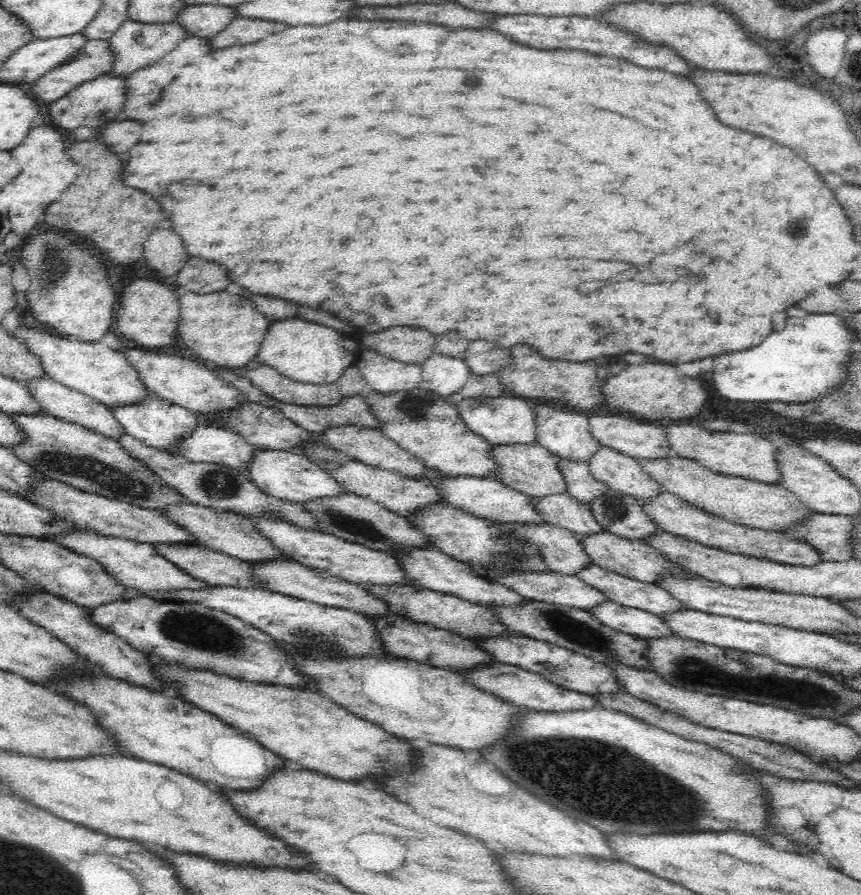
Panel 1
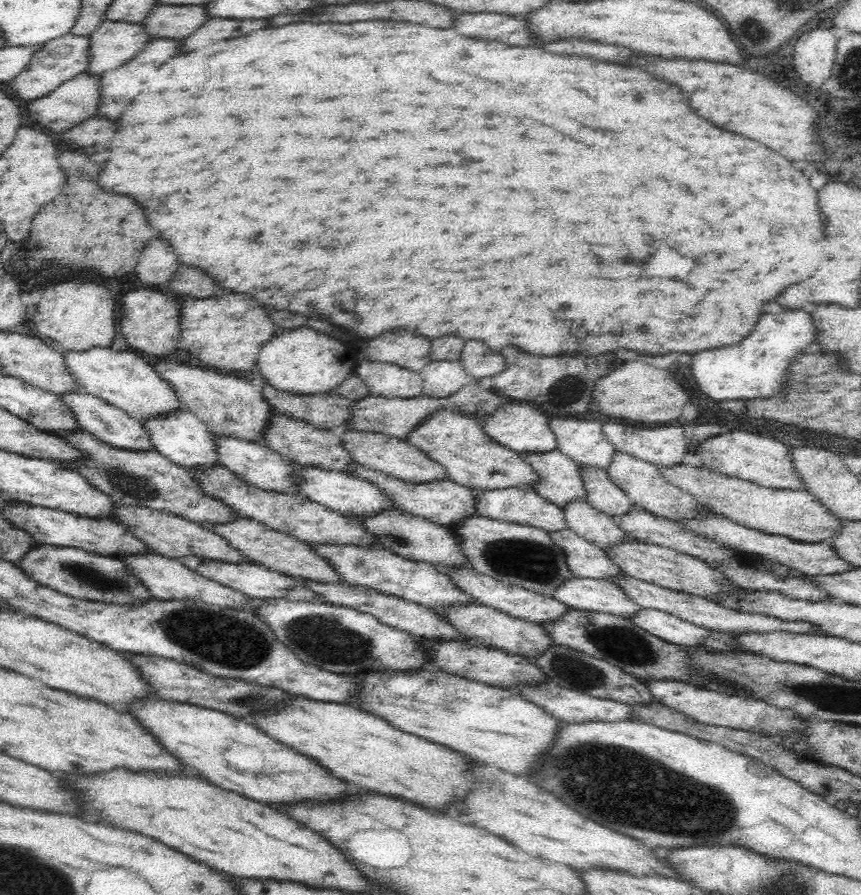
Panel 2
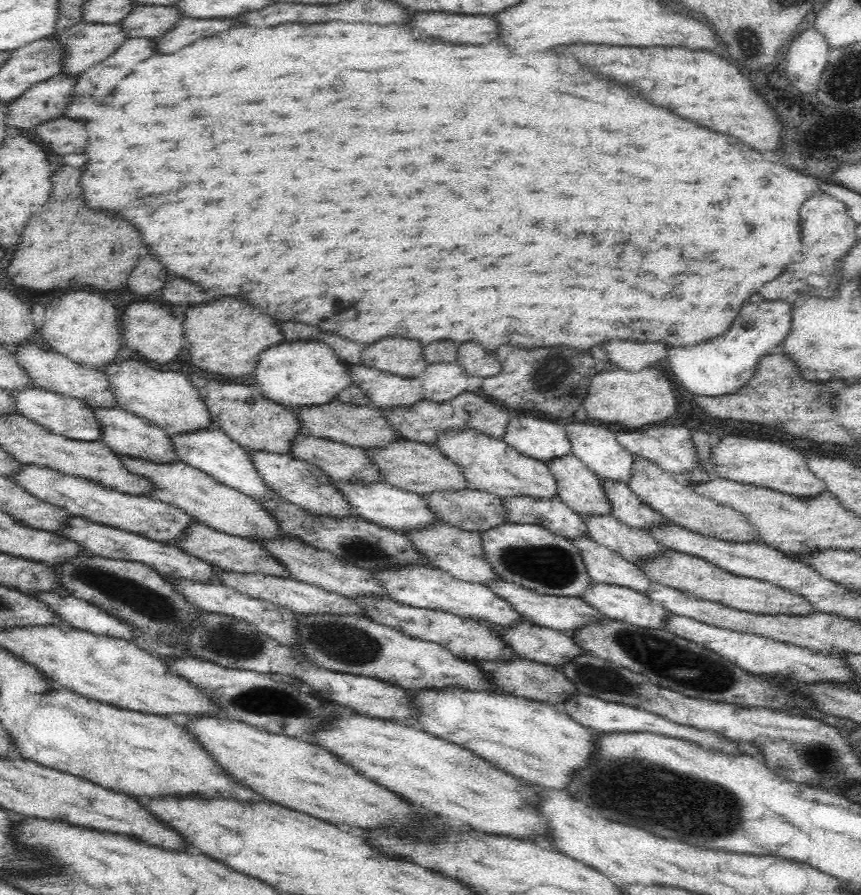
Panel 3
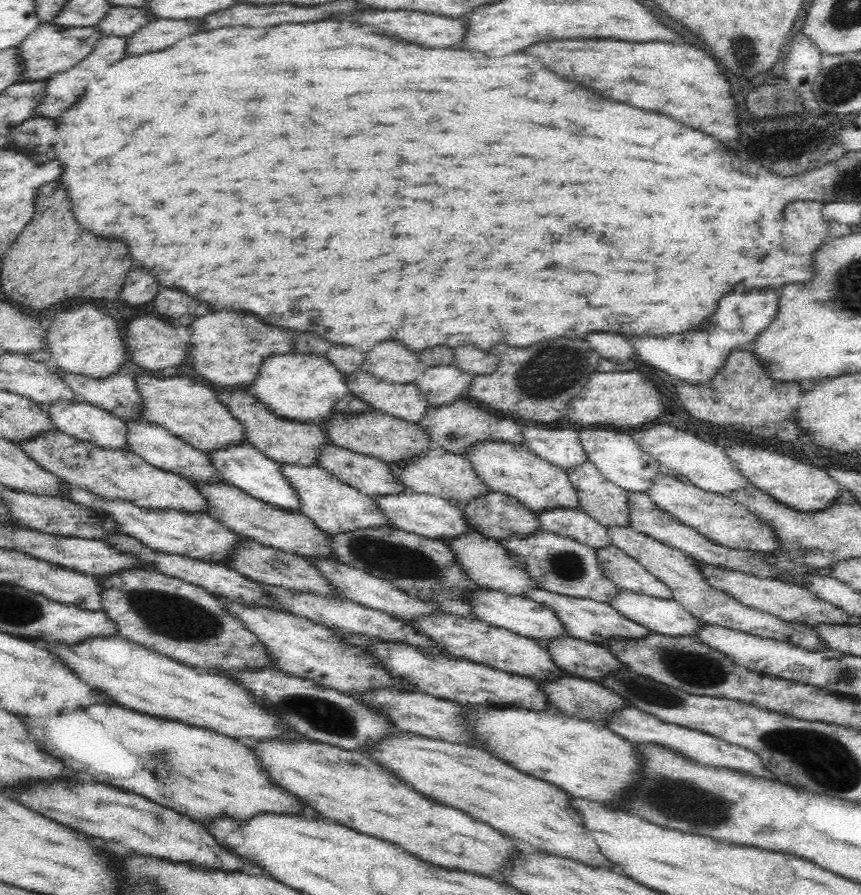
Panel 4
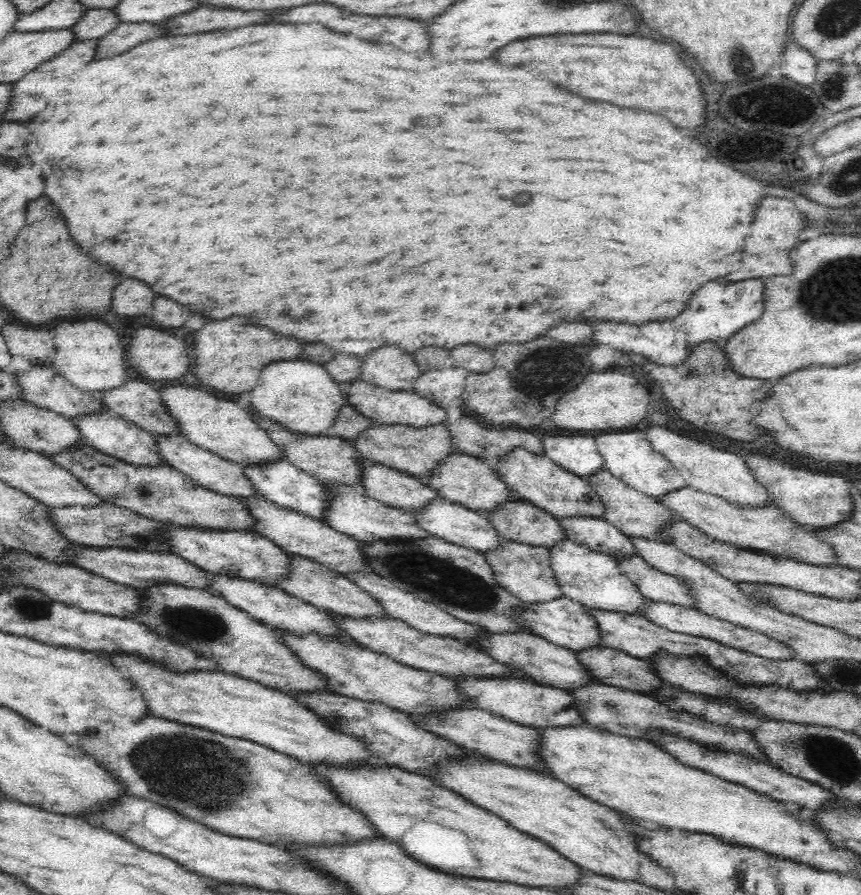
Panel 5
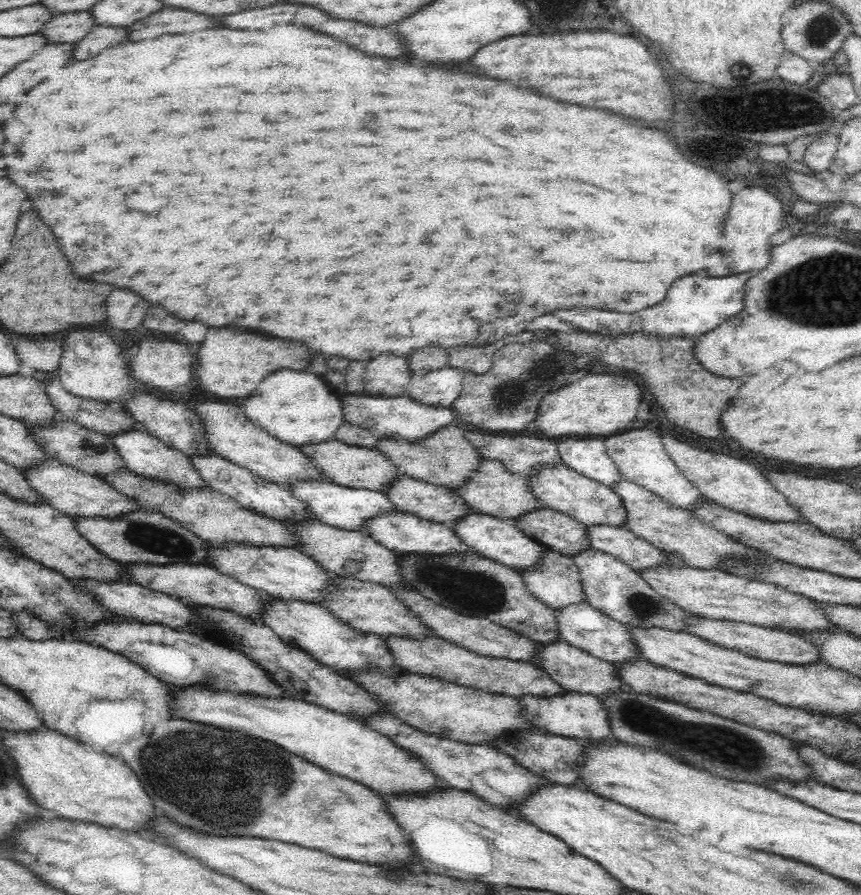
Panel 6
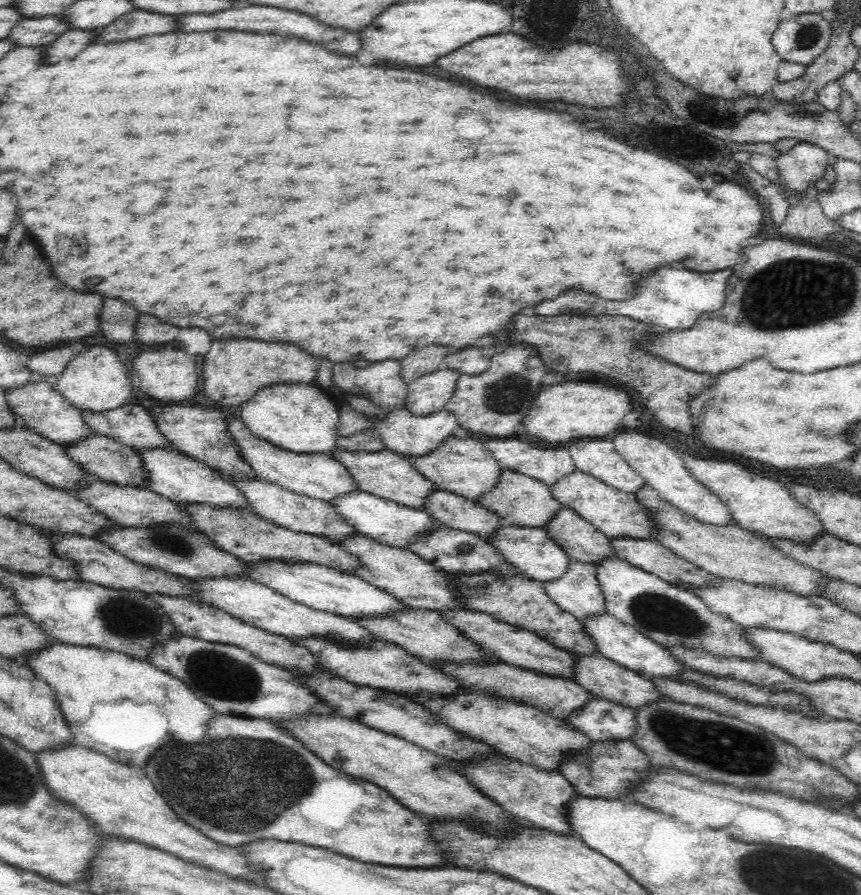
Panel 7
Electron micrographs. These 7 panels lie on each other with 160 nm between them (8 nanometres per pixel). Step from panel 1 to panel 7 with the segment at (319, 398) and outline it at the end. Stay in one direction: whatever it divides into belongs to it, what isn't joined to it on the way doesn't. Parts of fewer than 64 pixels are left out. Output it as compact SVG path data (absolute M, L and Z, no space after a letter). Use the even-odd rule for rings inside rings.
M451 435L442 440L442 443L439 443L432 452L428 452L424 456L410 454L402 454L402 456L410 462L410 465L414 465L414 469L426 480L434 483L435 488L448 490L473 501L478 496L486 494L496 484L501 468L492 453L472 436L457 438Z

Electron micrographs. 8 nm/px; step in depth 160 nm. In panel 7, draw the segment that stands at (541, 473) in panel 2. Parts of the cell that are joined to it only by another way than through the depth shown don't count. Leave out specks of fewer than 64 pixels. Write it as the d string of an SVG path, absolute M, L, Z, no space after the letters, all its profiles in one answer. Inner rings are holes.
M650 485L641 486L634 495L636 501L646 509L646 513L652 519L651 540L660 543L676 556L682 557L715 578L780 587L806 597L816 595L823 584L824 574L783 555L774 545L770 545L764 536L756 537L738 524L724 526L704 524L666 502Z

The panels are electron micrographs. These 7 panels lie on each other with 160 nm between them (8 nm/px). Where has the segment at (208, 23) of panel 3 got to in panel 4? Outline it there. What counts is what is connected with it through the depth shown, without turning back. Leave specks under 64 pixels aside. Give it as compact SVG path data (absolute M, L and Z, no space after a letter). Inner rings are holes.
M156 19L127 37L127 56L166 50L184 36L200 32L200 26L202 26L200 20L186 22L186 20Z

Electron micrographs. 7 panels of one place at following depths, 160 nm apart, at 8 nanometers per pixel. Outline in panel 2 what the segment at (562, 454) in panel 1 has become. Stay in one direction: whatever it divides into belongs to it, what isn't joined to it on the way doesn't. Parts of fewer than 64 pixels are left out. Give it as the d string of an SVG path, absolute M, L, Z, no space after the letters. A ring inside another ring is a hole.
M548 417L548 428L554 434L557 449L577 466L604 469L616 451L601 432L601 423L574 417Z

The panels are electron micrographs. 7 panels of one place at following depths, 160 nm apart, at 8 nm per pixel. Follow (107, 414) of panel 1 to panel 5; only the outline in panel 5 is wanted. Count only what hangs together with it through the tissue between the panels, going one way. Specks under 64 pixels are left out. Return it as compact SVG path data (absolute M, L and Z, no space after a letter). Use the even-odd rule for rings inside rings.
M178 434L155 436L158 445L158 457L162 457L162 464L166 464L183 475L191 478L195 484L203 486L208 490L219 492L224 496L241 498L260 498L258 491L254 491L252 483L246 479L242 467L229 460L224 460L221 456L200 448L198 445L190 443Z

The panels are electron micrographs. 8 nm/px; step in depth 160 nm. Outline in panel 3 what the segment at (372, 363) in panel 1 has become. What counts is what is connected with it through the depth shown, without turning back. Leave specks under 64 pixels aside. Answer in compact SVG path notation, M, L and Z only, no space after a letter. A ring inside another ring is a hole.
M352 365L349 370L352 382L371 398L375 407L410 405L423 399L422 381L419 377L402 377L365 365Z

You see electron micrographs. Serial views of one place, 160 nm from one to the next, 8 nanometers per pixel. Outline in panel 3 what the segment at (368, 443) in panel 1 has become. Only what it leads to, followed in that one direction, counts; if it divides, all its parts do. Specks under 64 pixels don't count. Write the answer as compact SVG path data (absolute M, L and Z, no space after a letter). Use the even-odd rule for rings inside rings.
M396 438L385 448L368 450L368 456L378 467L382 481L409 493L432 492L438 489L466 488L468 483L458 465L451 463L435 446Z

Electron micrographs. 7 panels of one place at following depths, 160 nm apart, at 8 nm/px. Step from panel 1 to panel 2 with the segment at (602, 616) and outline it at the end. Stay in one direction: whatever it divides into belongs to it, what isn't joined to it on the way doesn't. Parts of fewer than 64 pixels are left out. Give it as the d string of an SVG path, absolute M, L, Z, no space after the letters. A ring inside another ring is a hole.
M639 609L632 616L624 616L624 619L628 619L635 627L656 636L657 639L681 647L707 646L718 652L730 648L743 650L734 643L734 639L728 633L694 626L659 610Z

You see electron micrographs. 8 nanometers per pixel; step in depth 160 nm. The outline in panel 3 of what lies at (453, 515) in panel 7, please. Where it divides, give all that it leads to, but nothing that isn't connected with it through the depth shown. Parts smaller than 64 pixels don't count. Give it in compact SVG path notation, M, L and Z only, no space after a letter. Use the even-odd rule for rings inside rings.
M300 430L291 441L290 456L306 461L314 467L318 467L333 482L380 482L382 477L378 474L378 467L374 466L374 461L368 456L368 451L361 447L354 447L327 440L321 437L314 437L310 433Z

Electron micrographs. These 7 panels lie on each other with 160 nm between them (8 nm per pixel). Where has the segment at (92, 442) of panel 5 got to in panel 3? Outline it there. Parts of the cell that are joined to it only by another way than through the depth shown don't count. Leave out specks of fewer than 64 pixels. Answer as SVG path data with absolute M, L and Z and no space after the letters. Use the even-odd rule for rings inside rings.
M34 386L14 388L14 390L7 392L10 399L14 401L14 412L34 421L53 434L79 442L93 442L101 436L101 430L94 419L94 413L90 411L87 404L84 404L84 401L55 392L48 392Z

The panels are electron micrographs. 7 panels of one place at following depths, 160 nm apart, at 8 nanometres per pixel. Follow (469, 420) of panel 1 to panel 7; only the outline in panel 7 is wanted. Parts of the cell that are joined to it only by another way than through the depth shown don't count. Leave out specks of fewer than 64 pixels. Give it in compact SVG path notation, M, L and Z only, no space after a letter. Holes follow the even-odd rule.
M585 439L567 447L574 468L585 472L612 488L625 493L634 493L644 486L644 479L634 473L628 463L614 449L612 441Z

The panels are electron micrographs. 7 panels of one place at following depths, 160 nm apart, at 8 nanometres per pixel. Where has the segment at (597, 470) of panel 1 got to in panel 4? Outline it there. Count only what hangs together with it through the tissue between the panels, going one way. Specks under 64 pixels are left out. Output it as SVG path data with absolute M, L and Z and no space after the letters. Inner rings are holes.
M660 470L644 492L660 510L666 511L682 524L697 530L702 536L716 544L759 553L776 551L776 539L774 539L772 527L762 523L754 513L748 511L730 497L702 491L692 483L684 484L674 475Z

